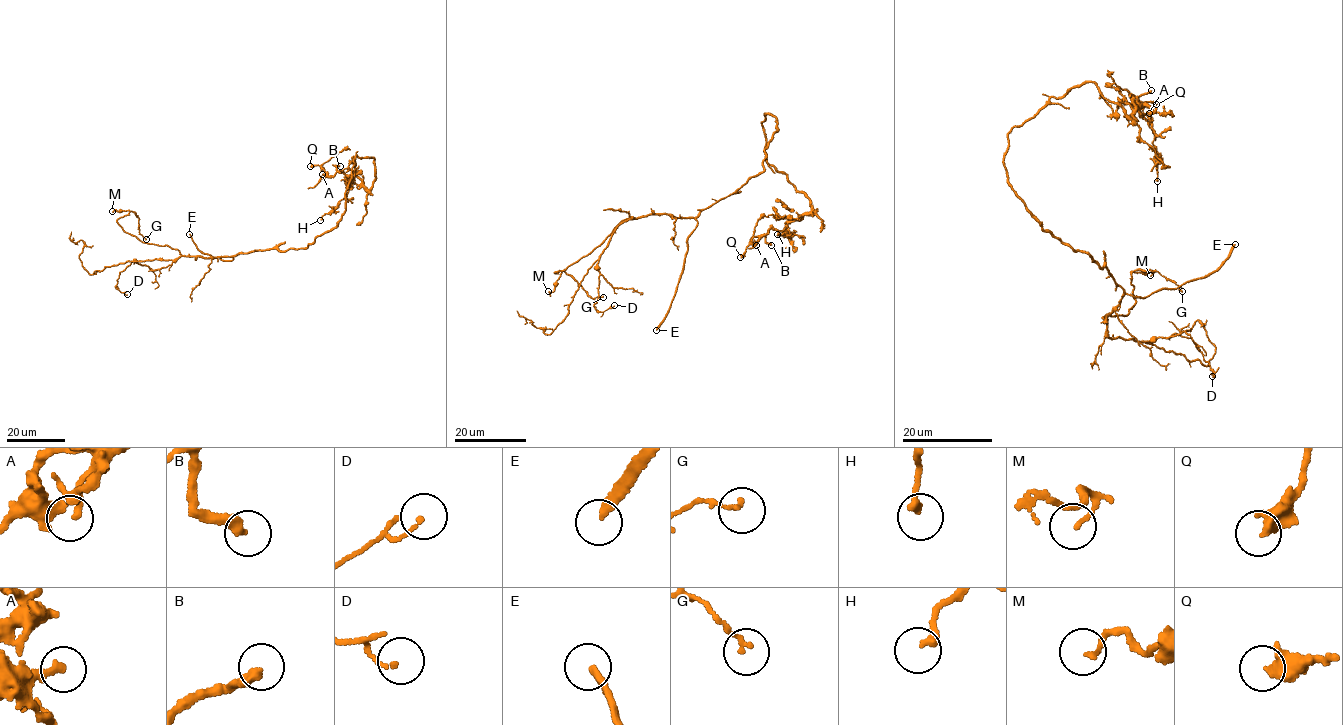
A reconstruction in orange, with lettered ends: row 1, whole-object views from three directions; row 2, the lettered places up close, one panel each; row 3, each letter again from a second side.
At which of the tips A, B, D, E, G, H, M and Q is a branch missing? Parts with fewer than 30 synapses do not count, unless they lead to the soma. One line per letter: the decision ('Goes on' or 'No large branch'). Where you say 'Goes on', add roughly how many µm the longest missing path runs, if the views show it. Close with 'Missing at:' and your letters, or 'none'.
A: No large branch
B: Goes on. Missing length about 15 µm
D: No large branch
E: Goes on. Missing length about 25 µm
G: No large branch
H: No large branch
M: No large branch
Q: No large branch
Missing at: B, E

